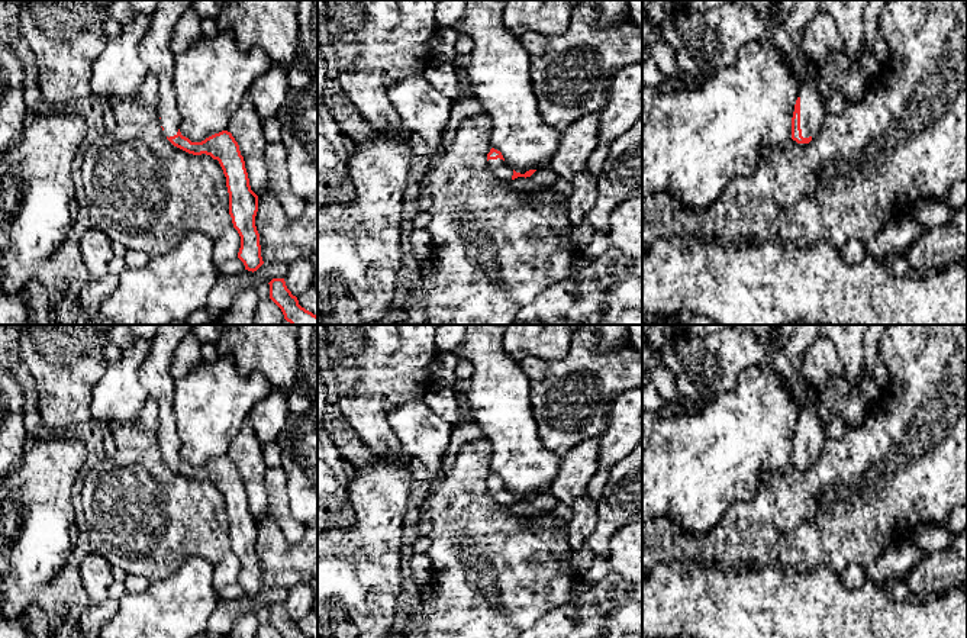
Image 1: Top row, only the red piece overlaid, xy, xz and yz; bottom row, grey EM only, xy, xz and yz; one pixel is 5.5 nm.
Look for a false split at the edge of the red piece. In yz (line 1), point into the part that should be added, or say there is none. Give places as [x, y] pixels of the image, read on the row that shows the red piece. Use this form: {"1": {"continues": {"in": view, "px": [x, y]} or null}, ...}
{"1": {"continues": {"in": "yz", "px": [786, 39]}}}

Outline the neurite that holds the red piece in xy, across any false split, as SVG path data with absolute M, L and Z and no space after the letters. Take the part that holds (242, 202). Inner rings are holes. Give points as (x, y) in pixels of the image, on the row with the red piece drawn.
M159 0L138 52L159 84L158 115L167 139L188 154L206 154L219 161L226 177L229 215L241 236L238 258L244 262L245 270L254 273L264 264L260 233L255 226L258 196L251 190L238 142L228 130L215 133L202 142L191 142L180 132L181 116L173 87L174 54L170 41L177 20L190 6L191 0Z

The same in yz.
M796 0L787 19L767 41L800 83L800 94L792 117L792 139L797 144L809 144L812 141L826 113L821 97L821 78L812 78L809 74L813 59L799 46L802 32L819 10L819 1L821 0Z

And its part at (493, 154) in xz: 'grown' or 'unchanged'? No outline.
grown

